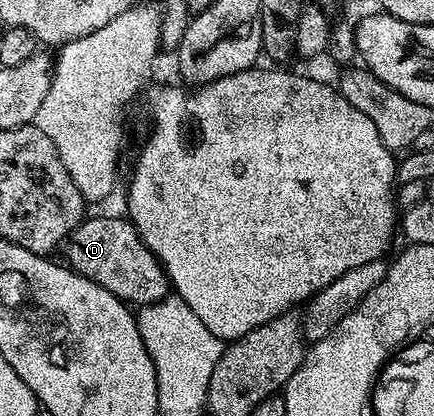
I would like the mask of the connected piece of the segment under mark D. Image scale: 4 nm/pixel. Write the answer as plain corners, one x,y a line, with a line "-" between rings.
97,215
82,219
64,244
64,262
83,277
103,285
115,297
130,305
157,303
170,294
171,284
165,266
141,239
141,234
128,218

